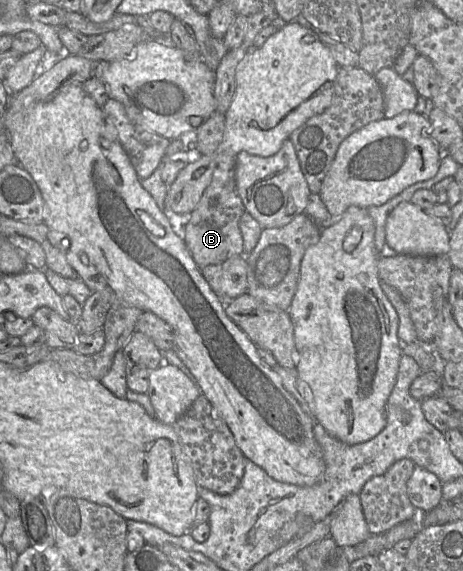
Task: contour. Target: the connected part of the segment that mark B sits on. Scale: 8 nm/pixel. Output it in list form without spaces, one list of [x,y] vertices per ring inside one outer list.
[[[236,156],[224,159],[217,165],[210,184],[192,210],[190,219],[180,231],[182,239],[199,269],[208,265],[221,264],[229,258],[240,256],[243,253],[243,238],[239,222],[245,212],[245,207],[237,192],[235,172]]]

